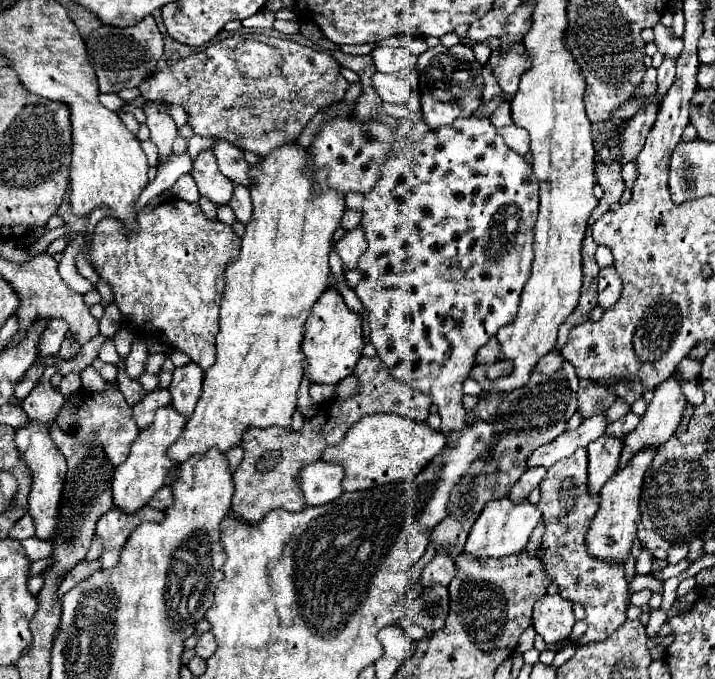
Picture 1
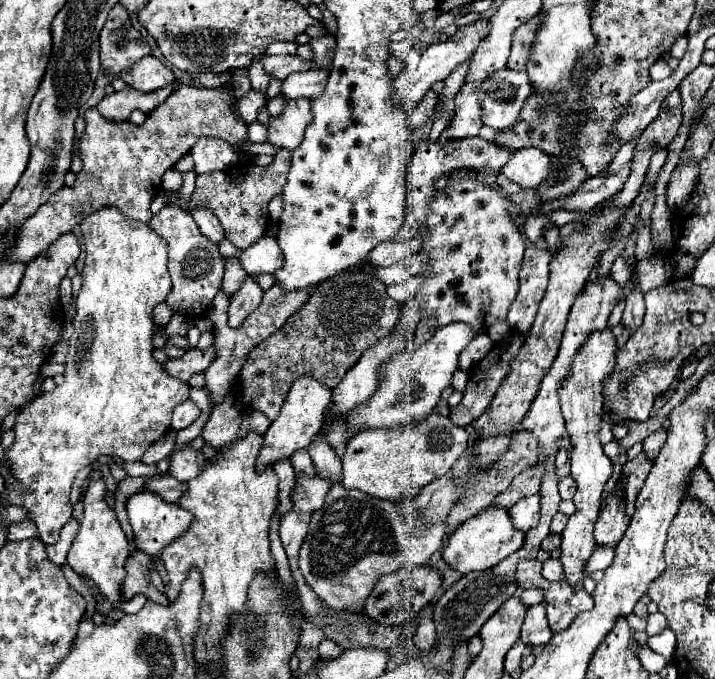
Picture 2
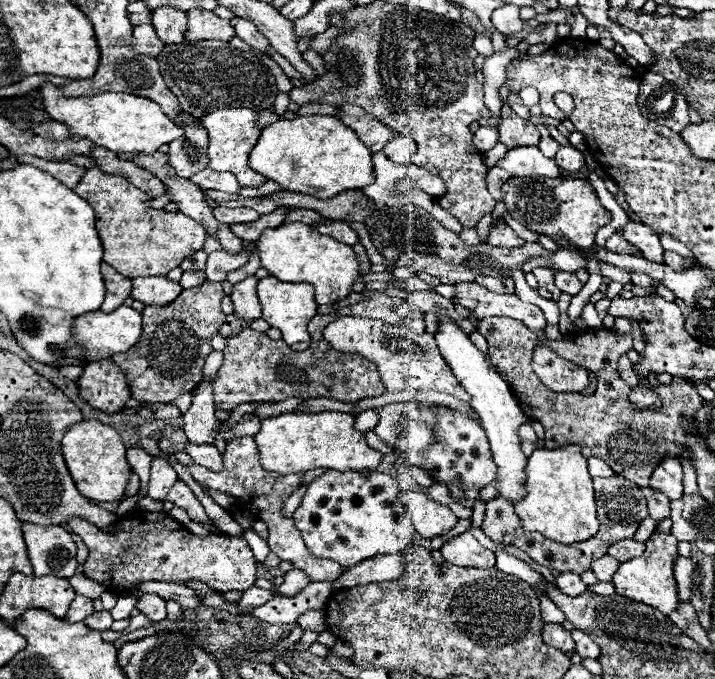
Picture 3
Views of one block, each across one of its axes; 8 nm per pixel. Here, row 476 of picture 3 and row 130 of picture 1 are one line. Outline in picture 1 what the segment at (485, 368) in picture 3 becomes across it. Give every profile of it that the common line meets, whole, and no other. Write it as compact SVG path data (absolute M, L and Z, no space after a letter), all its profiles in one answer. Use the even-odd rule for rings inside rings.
M510 124L510 126L504 126L504 128L498 128L498 134L520 156L530 152L530 138L528 138L528 132L524 128L518 128L516 124Z

